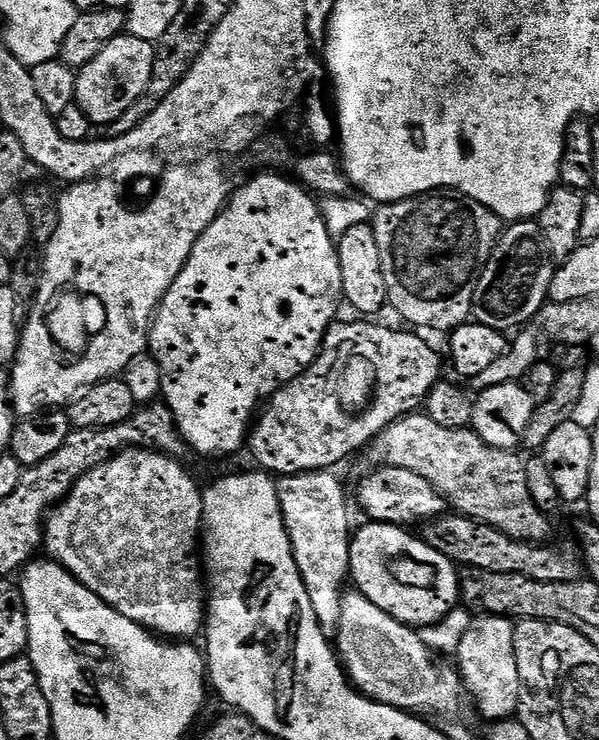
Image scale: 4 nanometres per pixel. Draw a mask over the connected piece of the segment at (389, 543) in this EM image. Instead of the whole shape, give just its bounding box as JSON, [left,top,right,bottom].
[350,522,462,626]

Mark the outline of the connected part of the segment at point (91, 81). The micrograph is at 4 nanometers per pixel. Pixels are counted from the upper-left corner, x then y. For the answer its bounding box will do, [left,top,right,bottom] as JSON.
[75,34,154,126]

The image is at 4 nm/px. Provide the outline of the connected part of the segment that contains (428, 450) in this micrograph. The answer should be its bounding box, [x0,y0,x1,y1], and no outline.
[375,414,549,542]

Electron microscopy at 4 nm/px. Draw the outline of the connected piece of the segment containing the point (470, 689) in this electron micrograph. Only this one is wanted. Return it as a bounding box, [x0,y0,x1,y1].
[454,615,520,722]

